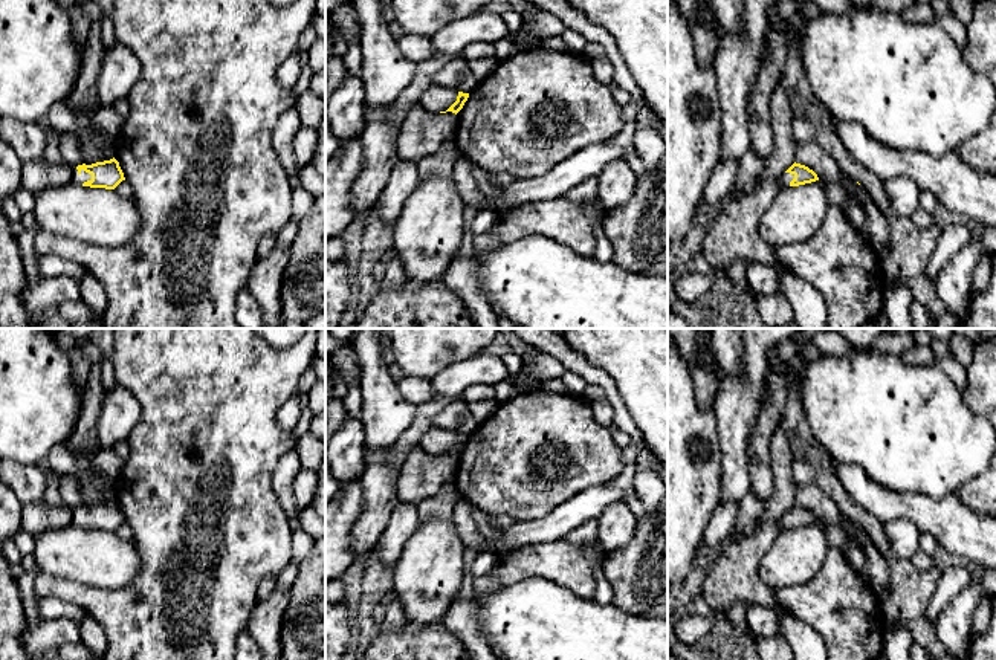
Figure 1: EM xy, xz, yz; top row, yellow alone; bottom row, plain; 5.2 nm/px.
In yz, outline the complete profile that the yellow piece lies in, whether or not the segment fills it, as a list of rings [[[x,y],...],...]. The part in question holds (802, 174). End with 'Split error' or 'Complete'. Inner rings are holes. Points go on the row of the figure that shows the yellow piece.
[[[793,163],[781,177],[779,186],[799,186],[819,180],[817,174],[805,165]]]. Split error

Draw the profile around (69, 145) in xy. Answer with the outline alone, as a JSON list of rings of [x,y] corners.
[[[58,134],[60,138],[60,151],[70,167],[82,165],[82,151],[79,145],[79,138],[73,134]]]

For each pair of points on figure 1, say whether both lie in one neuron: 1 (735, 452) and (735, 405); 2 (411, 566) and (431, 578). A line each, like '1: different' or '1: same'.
1: same
2: same

